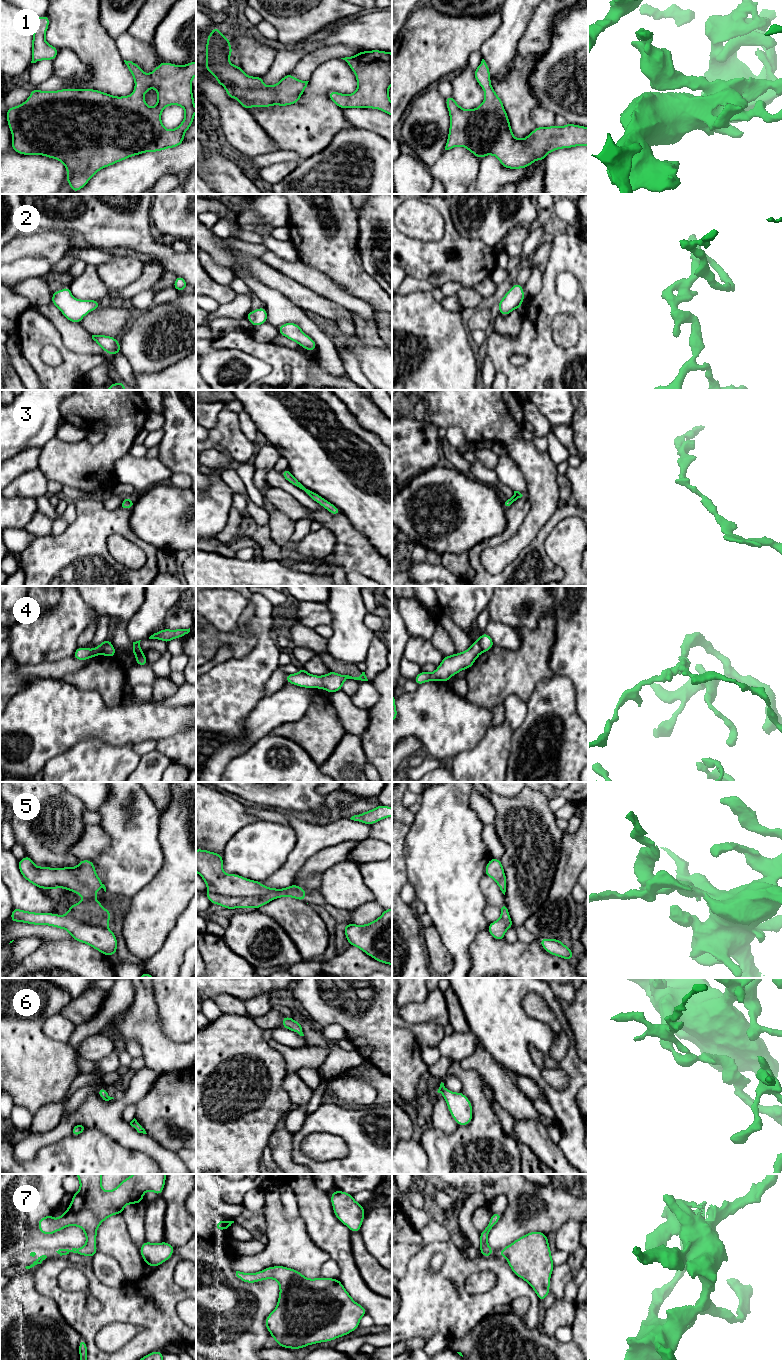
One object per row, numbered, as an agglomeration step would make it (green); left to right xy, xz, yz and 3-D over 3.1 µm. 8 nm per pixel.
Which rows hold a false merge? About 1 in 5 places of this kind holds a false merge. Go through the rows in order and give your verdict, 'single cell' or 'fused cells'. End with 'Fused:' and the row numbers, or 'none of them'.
1: single cell
2: single cell
3: single cell
4: fused cells
5: single cell
6: single cell
7: single cell
Fused: 4

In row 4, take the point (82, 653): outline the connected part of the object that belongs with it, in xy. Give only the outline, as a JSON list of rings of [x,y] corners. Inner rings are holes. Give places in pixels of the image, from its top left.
[[[106,639],[104,642],[102,642],[100,645],[98,645],[97,647],[93,648],[93,649],[87,649],[86,647],[78,647],[76,649],[76,651],[73,654],[73,658],[77,659],[77,660],[87,660],[89,658],[93,658],[97,655],[100,655],[103,649],[103,646],[106,643],[111,643],[110,639]]]

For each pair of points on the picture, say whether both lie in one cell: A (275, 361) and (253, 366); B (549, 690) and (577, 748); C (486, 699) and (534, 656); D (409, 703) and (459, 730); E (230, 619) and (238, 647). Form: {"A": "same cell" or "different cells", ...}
{"A": "different cells", "B": "same cell", "C": "same cell", "D": "same cell", "E": "different cells"}

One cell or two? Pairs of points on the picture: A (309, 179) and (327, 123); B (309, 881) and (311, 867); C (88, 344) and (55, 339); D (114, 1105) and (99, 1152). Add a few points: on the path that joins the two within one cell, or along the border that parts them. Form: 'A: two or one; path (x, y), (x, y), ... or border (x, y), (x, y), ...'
A: two; border (334, 137), (323, 150), (303, 160)
B: two; border (321, 873), (294, 878)
C: two; border (49, 321), (69, 349), (83, 353)
D: two; border (87, 1127), (96, 1127), (125, 1146)

